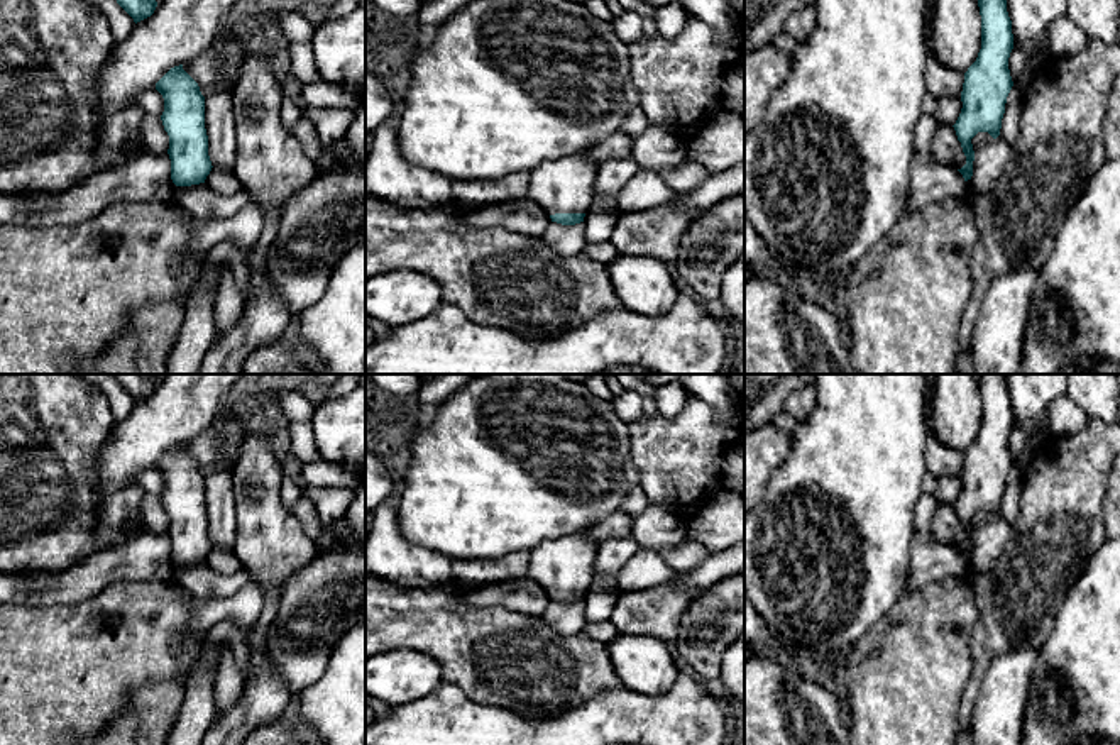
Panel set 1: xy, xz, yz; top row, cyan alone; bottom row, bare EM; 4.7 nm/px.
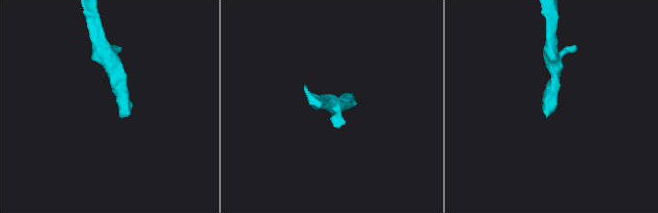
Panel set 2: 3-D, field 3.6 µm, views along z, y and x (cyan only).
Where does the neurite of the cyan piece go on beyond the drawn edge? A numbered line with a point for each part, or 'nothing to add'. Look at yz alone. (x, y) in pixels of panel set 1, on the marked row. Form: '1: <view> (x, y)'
1: yz (931, 182)

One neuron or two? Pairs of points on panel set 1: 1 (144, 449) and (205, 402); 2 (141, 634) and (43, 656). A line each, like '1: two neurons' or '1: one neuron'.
1: one neuron
2: one neuron

